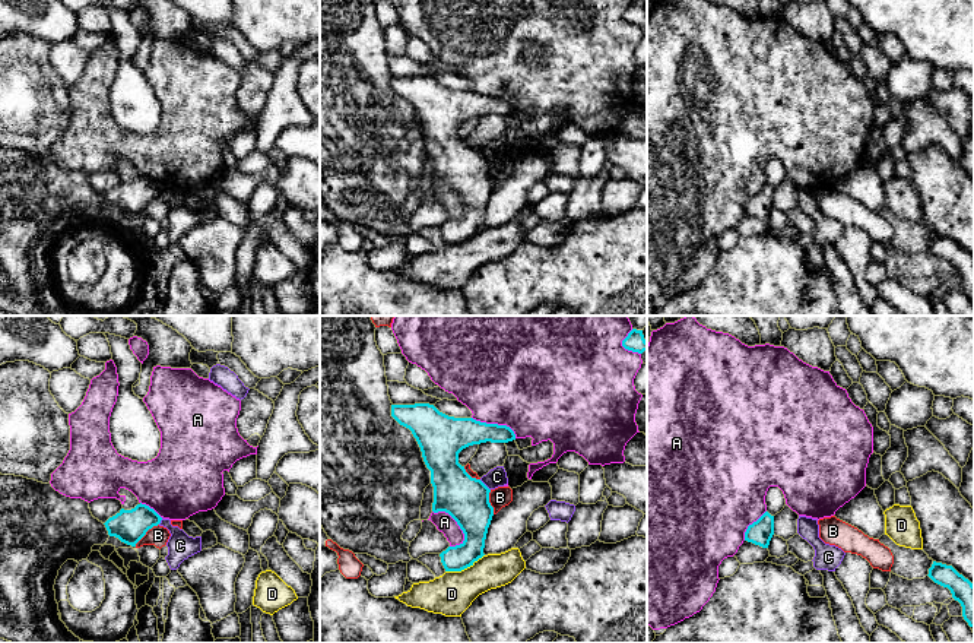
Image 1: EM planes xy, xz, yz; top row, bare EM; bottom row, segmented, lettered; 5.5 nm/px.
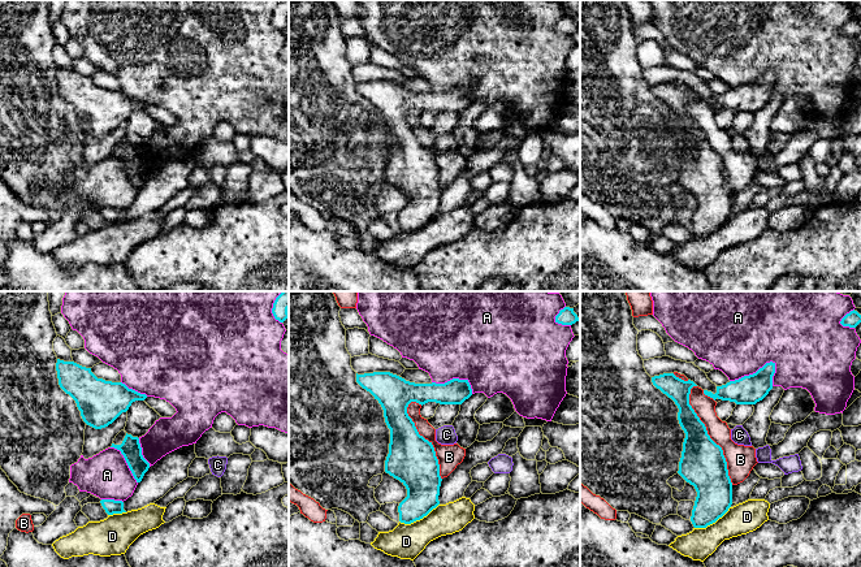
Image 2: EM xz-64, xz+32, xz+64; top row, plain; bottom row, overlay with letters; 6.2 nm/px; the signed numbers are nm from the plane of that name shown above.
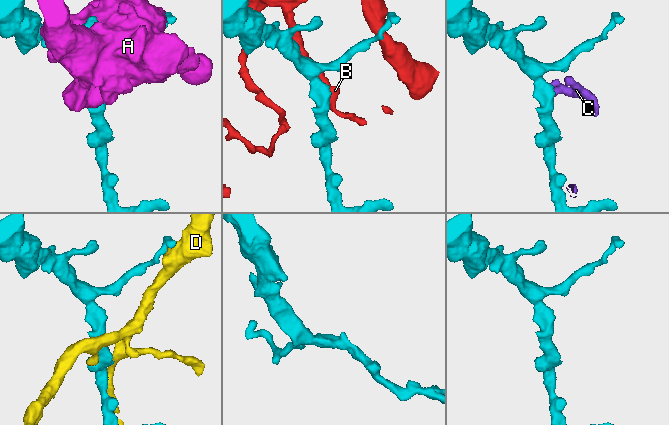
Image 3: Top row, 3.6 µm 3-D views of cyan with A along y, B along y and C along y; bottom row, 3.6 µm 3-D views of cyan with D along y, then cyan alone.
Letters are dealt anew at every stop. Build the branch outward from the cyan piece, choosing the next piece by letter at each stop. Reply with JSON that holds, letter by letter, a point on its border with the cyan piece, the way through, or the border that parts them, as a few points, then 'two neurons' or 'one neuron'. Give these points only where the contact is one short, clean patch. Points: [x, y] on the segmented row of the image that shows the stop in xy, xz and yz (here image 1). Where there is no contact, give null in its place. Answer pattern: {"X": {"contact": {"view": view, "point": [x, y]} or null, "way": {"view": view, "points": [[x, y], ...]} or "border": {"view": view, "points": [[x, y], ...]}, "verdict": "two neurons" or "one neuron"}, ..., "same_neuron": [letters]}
{"A": {"contact": {"view": "xz", "point": [456, 520]}, "verdict": "two neurons"}, "B": {"contact": {"view": "xy", "point": [145, 534]}, "verdict": "two neurons"}, "C": {"contact": {"view": "xz", "point": [485, 485]}, "border": {"view": "xz", "points": [[479, 480], [489, 490]]}, "verdict": "two neurons"}, "D": {"contact": {"view": "xz", "point": [465, 567]}, "verdict": "two neurons"}, "same_neuron": []}

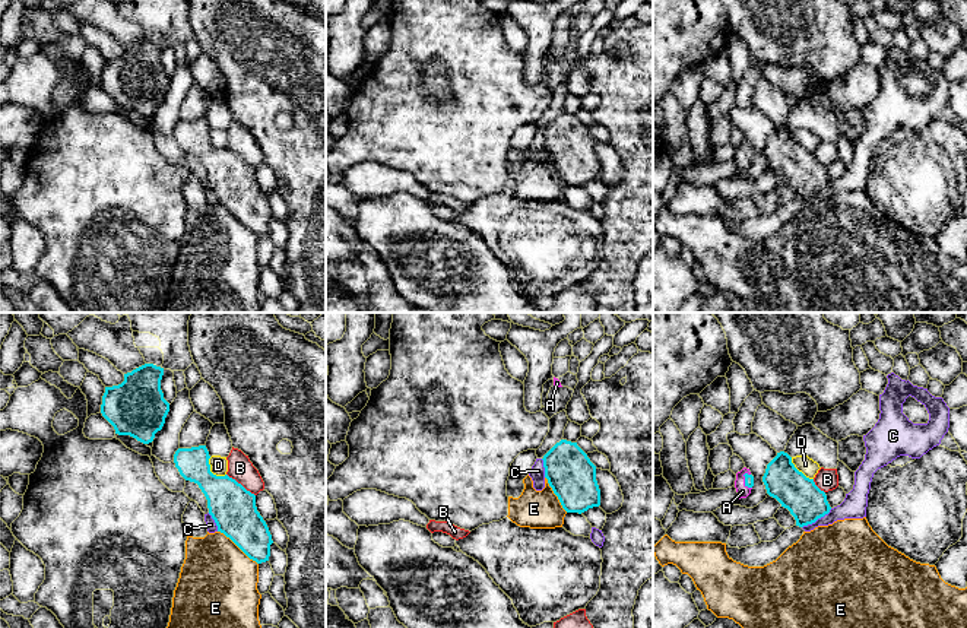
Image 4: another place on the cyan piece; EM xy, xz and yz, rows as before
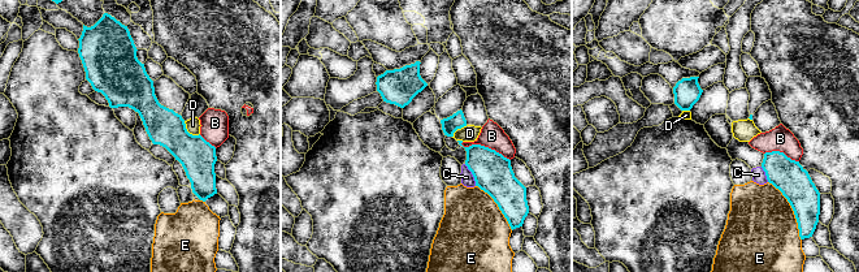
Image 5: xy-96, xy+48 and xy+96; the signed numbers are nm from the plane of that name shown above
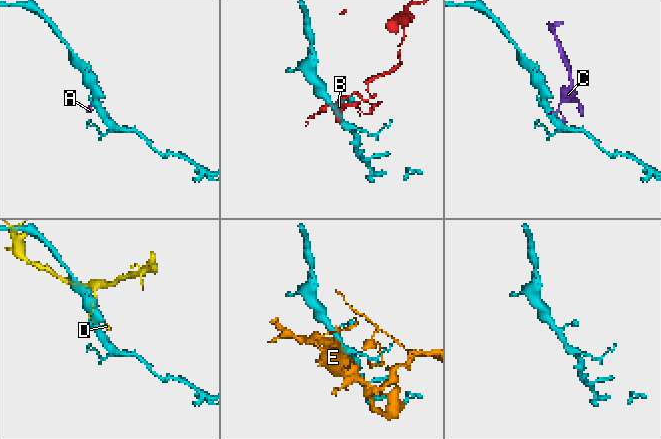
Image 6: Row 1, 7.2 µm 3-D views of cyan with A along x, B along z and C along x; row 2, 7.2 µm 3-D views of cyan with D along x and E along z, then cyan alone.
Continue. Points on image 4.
{"A": {"contact": {"view": "yz", "point": [745, 481]}, "way": {"view": "yz", "points": [[748, 478], [745, 481], [742, 491]]}, "verdict": "one neuron"}, "B": {"contact": {"view": "xy", "point": [240, 484]}, "verdict": "two neurons"}, "C": {"contact": {"view": "yz", "point": [817, 519]}, "verdict": "two neurons"}, "D": {"contact": {"view": "xy", "point": [209, 470]}, "verdict": "two neurons"}, "E": {"contact": {"view": "xy", "point": [238, 546]}, "verdict": "two neurons"}, "same_neuron": ["A"]}

